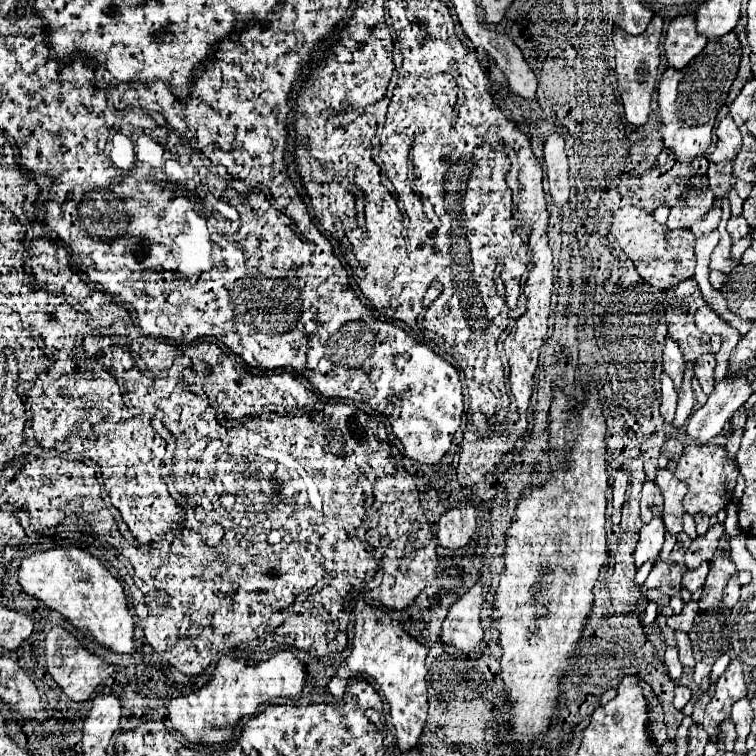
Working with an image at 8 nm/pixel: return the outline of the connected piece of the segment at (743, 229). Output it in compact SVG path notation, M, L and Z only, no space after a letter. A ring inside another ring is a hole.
M742 215L731 217L727 222L727 231L731 235L731 239L737 241L749 233L749 223Z

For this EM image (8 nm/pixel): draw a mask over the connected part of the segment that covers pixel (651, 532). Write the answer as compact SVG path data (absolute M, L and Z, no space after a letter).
M653 517L641 527L641 539L635 549L635 565L641 567L645 561L655 561L661 553L665 537L665 525L661 517Z

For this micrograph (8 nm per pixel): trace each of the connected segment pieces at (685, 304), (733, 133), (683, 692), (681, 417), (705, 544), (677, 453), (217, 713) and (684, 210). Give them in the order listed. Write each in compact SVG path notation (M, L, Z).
M687 279L687 281L681 281L677 283L675 287L667 289L665 291L665 323L667 323L667 331L669 335L679 343L679 349L685 357L685 373L683 373L683 387L681 389L691 389L691 379L693 379L693 363L699 355L703 353L717 353L719 347L721 347L721 337L719 335L707 335L703 331L697 329L695 325L695 313L697 309L705 305L705 299L697 287L697 281L695 279Z
M725 117L717 125L717 145L715 151L711 153L713 163L723 163L723 161L733 161L735 155L741 149L741 133L739 127L731 117Z
M679 685L679 687L675 689L675 699L673 699L675 709L679 709L679 711L681 711L689 699L691 699L691 689L689 689L689 687Z
M679 391L679 407L677 407L677 415L675 415L675 421L673 425L675 427L683 427L685 421L689 419L691 411L693 411L693 391Z
M715 523L703 537L697 537L685 553L687 569L697 569L703 561L711 561L719 549L719 539L723 537L723 533L725 533L723 523Z
M669 439L669 441L663 445L663 455L669 457L669 459L673 459L673 461L677 461L677 459L681 457L681 453L683 453L683 445L681 445L681 441L677 441L677 439Z
M275 651L269 661L263 661L263 665L247 665L243 659L223 657L215 667L213 679L205 687L185 697L171 699L167 719L171 721L173 729L181 733L189 743L219 745L231 741L239 719L243 719L245 715L251 717L261 705L267 705L271 699L289 697L297 701L303 691L303 679L303 665L291 651Z
M673 205L671 213L669 213L669 221L667 225L671 229L679 229L679 227L691 227L695 221L699 221L705 213L705 207L687 207L687 205Z

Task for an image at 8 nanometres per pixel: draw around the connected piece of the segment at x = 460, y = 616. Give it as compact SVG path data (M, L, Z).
M477 583L451 607L443 623L441 641L445 645L457 647L463 655L471 653L483 639L483 627L479 619L481 605L483 605L483 591L481 585Z

